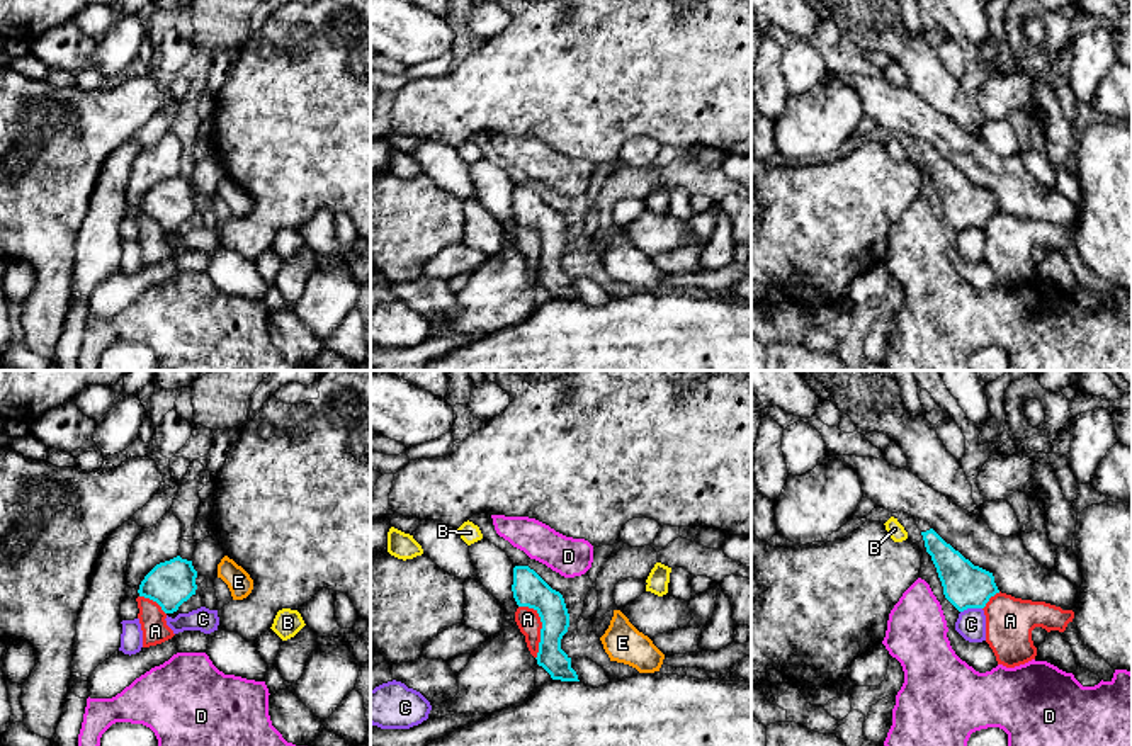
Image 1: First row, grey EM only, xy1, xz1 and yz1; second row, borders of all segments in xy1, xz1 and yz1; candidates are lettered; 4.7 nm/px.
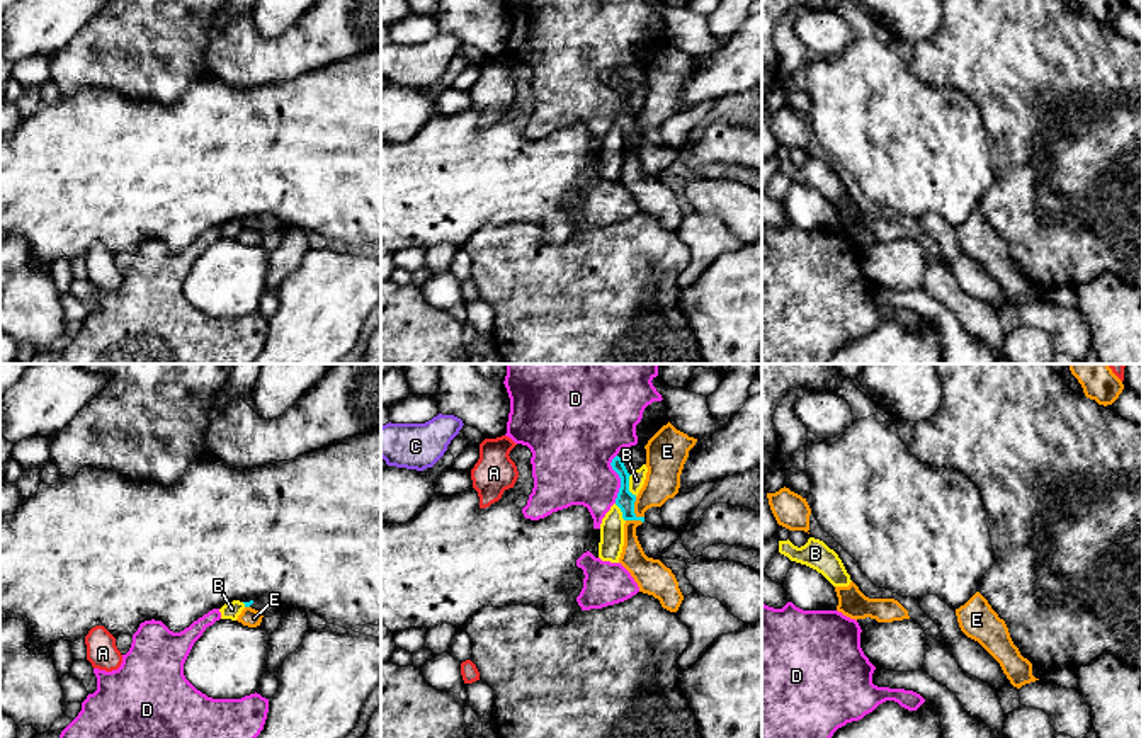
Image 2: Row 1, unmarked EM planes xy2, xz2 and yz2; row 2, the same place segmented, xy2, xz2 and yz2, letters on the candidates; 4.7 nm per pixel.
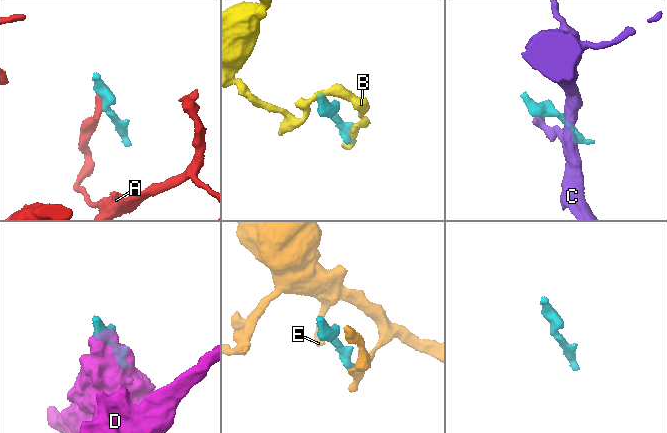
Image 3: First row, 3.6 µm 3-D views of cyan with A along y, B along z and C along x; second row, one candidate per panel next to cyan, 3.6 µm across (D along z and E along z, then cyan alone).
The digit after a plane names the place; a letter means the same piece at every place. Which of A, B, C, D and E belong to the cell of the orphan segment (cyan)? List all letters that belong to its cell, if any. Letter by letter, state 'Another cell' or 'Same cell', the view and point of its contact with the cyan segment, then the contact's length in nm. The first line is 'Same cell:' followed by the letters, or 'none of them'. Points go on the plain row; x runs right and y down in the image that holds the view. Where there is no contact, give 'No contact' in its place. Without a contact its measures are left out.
Same cell: none of them
A: Another cell. Touches cyan at xz1 (543, 247). Shared border 260 nm
B: Another cell. Touches cyan at xz2 (628, 106). Shared border 110 nm
C: Another cell. Touches cyan at yz1 (971, 226). Shared border 110 nm
D: Another cell. Touches cyan at xz2 (619, 96). Shared border 240 nm
E: Another cell. Touches cyan at xz2 (633, 130). Shared border 130 nm

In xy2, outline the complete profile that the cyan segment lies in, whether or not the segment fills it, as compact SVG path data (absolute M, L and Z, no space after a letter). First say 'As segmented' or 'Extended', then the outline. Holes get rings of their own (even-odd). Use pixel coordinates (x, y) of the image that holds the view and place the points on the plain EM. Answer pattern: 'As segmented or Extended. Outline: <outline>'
Extended. Outline: M260 216L260 218L255 218L250 221L243 221L243 223L245 223L245 226L252 226L252 228L258 230L262 235L272 233L275 230L284 233L289 228L289 224L282 223L275 216Z

